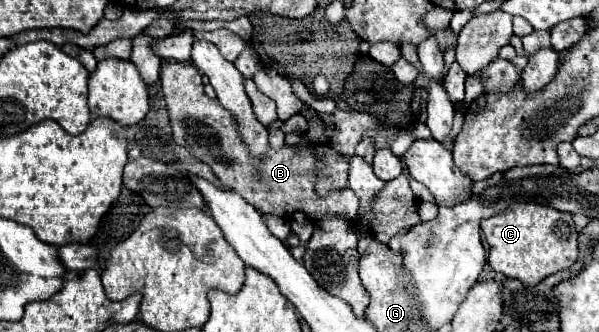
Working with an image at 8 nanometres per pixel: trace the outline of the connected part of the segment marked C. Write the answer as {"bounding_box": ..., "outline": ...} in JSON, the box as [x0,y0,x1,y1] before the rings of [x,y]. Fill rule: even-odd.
{"bounding_box":[481,203,577,285],"outline":[[[511,203],[509,209],[481,221],[489,243],[489,265],[509,277],[535,285],[549,275],[569,269],[577,261],[577,229],[571,213],[539,203]]]}

